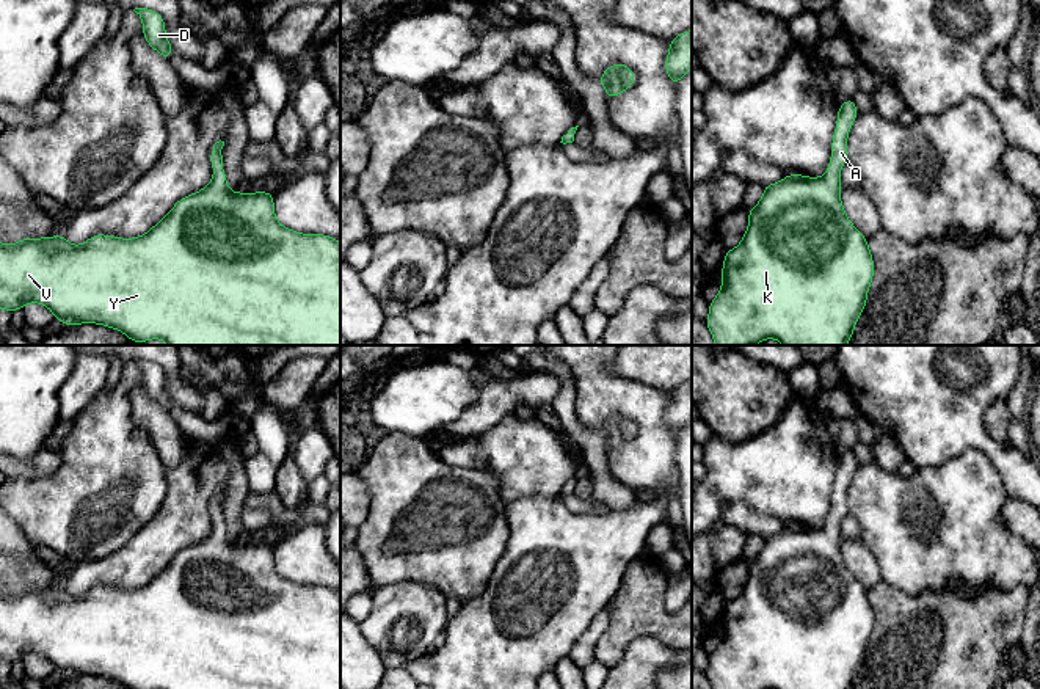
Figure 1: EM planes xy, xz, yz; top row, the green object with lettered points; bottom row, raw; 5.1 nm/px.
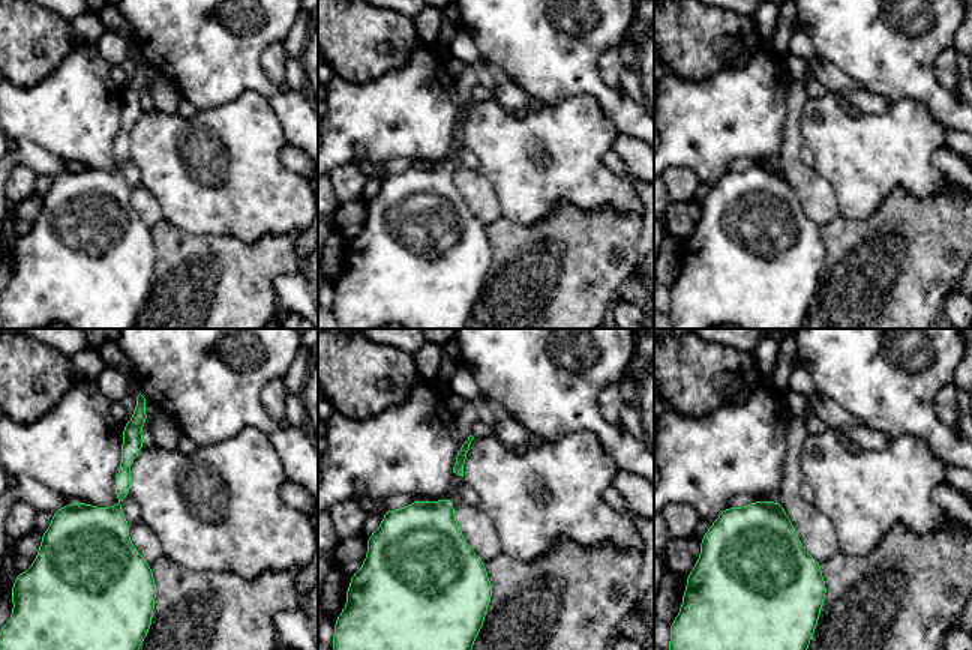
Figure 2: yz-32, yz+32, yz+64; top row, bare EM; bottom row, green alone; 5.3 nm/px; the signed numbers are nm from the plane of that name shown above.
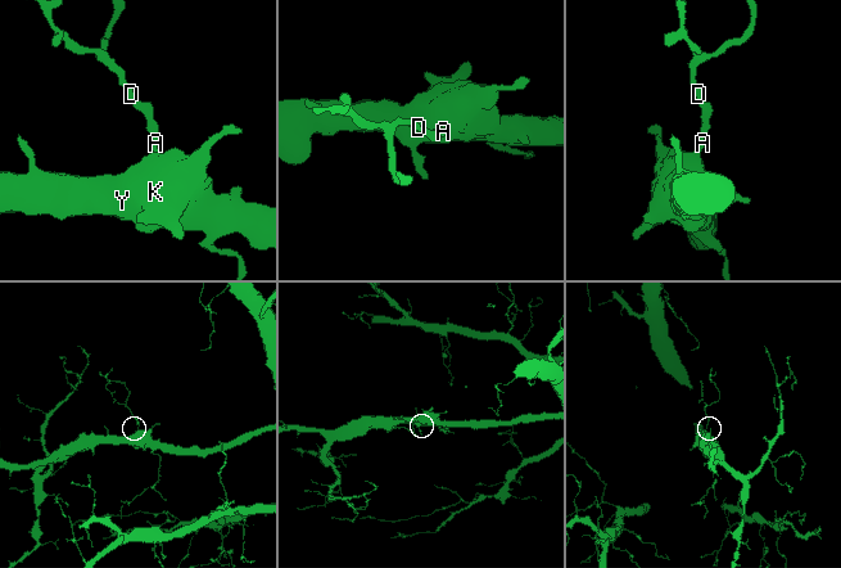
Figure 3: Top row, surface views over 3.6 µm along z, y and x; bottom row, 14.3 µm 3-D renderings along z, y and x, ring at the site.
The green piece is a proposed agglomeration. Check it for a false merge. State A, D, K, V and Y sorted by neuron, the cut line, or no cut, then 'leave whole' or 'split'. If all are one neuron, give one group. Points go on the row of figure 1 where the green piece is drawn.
A D K V Y; no cut; leave whole

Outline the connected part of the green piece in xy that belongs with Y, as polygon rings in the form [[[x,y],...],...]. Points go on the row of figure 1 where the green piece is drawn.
[[[216,141],[210,151],[212,180],[199,191],[179,199],[174,207],[146,234],[133,239],[96,234],[83,245],[69,243],[63,234],[56,237],[22,239],[14,245],[0,242],[0,309],[9,312],[39,303],[49,308],[55,320],[67,325],[96,323],[124,333],[130,341],[143,344],[162,339],[168,345],[340,345],[340,242],[325,234],[301,234],[282,226],[275,215],[273,193],[238,193],[227,188],[221,149]]]

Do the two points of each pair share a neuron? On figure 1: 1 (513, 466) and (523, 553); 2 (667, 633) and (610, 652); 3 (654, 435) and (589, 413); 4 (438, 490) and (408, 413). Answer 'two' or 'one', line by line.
1: two
2: one
3: one
4: two

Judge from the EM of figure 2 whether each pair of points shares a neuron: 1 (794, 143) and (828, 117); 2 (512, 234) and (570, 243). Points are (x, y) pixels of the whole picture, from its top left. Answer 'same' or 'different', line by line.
1: different
2: same

